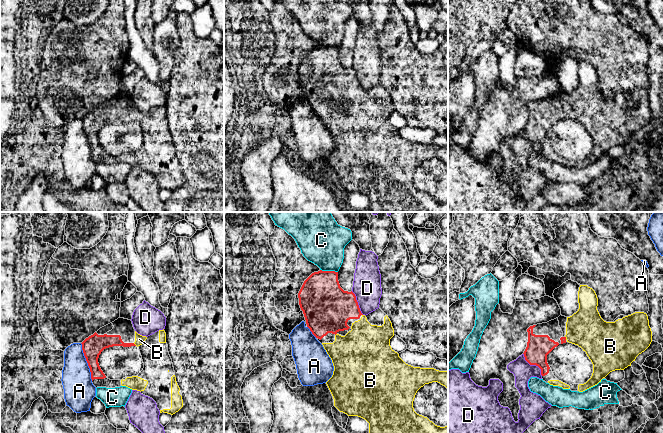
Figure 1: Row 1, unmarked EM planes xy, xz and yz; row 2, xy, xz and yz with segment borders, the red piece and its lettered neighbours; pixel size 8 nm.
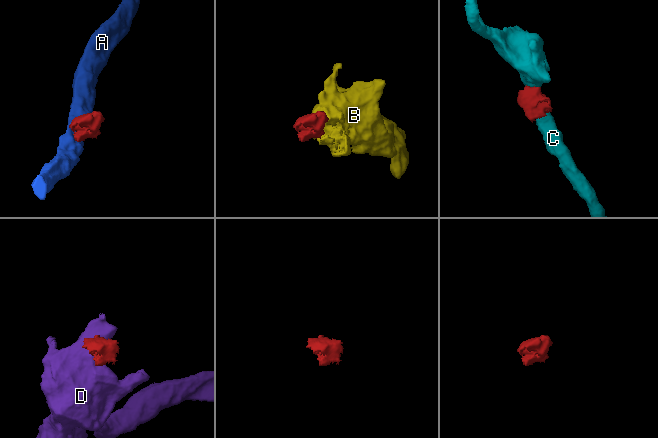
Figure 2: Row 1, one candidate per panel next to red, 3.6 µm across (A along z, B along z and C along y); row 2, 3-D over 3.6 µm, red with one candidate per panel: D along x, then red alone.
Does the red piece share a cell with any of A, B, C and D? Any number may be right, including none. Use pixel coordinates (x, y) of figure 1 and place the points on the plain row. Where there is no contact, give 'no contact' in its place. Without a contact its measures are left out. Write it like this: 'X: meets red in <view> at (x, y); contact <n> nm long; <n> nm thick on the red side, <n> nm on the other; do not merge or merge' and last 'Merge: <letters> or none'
A: meets red in xy at (87, 138); contact 320 nm long; 160 nm thick on the red side, 260 nm on the other; do not merge
B: meets red in xy at (134, 120); contact 40 nm long; 110 nm thick on the red side, 80 nm on the other; merge
C: meets red in xz at (329, 47); contact 150 nm long; 360 nm thick on the red side, 340 nm on the other; do not merge
D: meets red in yz at (533, 140); contact 240 nm long; 190 nm thick on the red side, 160 nm on the other; do not merge
Merge: B

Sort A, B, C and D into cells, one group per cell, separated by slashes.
A / B / C / D

